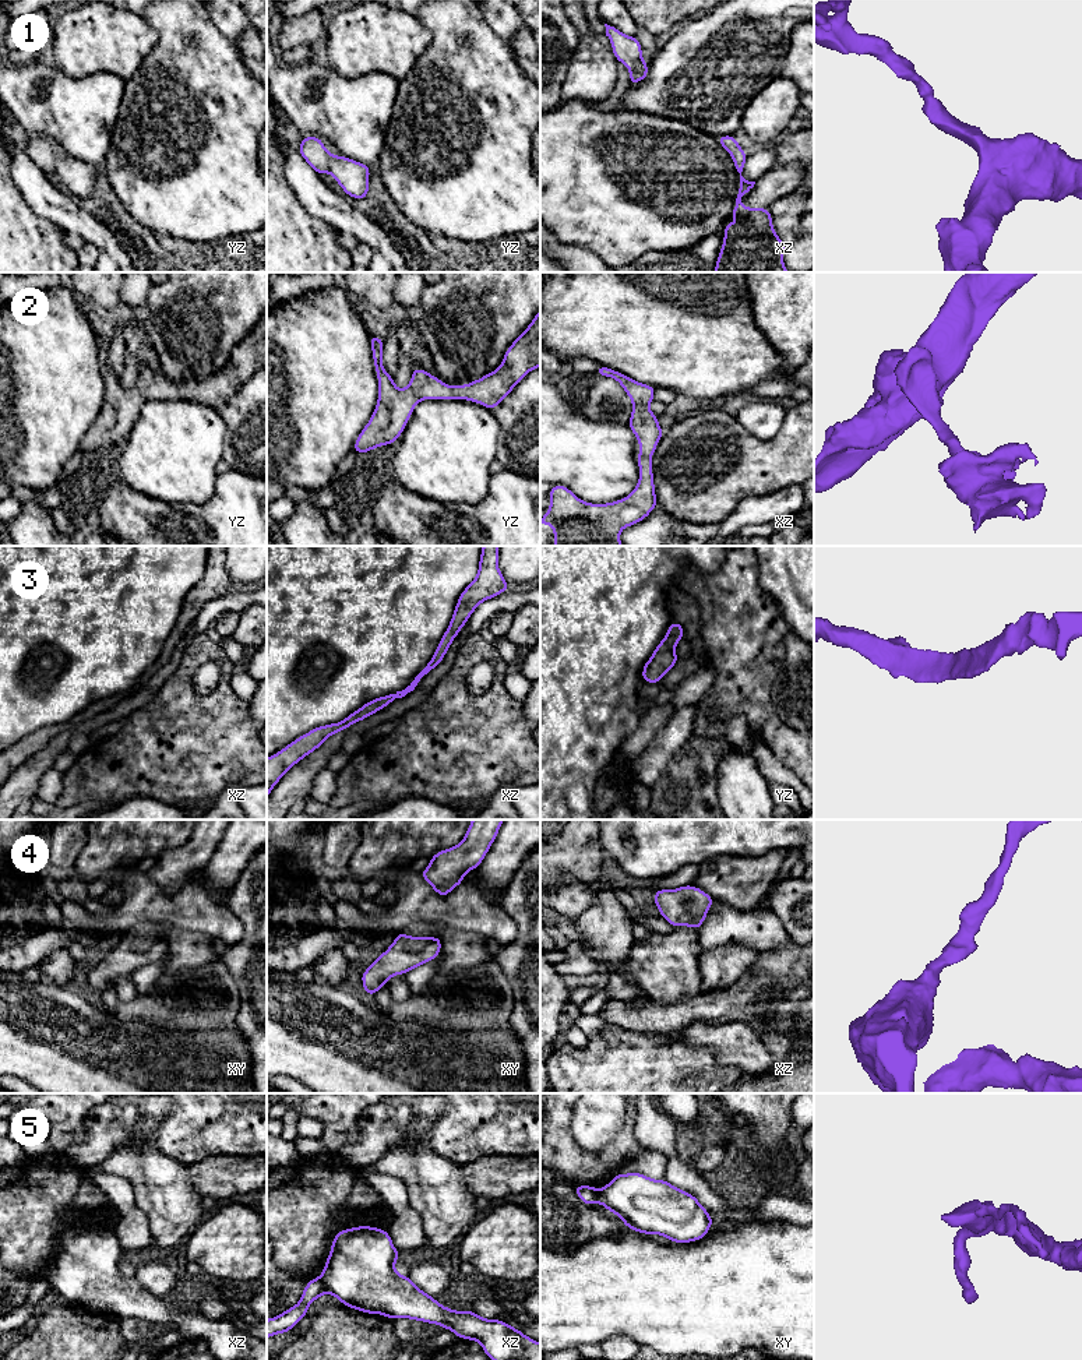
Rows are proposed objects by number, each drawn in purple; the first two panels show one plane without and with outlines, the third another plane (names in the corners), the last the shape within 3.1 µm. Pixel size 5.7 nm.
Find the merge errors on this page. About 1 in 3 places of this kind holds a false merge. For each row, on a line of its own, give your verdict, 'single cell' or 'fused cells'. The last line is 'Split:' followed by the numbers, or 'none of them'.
1: single cell
2: single cell
3: single cell
4: single cell
5: fused cells
Split: 5

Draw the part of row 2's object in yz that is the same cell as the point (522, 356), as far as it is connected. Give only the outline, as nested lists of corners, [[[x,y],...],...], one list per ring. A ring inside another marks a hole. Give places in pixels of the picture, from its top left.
[[[540,309],[528,328],[507,349],[503,363],[466,385],[450,387],[427,370],[412,369],[410,383],[399,390],[383,366],[383,338],[371,335],[370,346],[378,380],[378,398],[369,423],[353,445],[357,455],[394,444],[415,406],[424,399],[466,399],[493,411],[529,371],[540,367]]]

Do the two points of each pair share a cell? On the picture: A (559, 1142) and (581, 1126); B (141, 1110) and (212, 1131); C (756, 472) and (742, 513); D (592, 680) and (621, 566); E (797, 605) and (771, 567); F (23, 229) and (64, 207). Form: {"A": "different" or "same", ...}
{"A": "different", "B": "same", "C": "different", "D": "same", "E": "same", "F": "different"}

